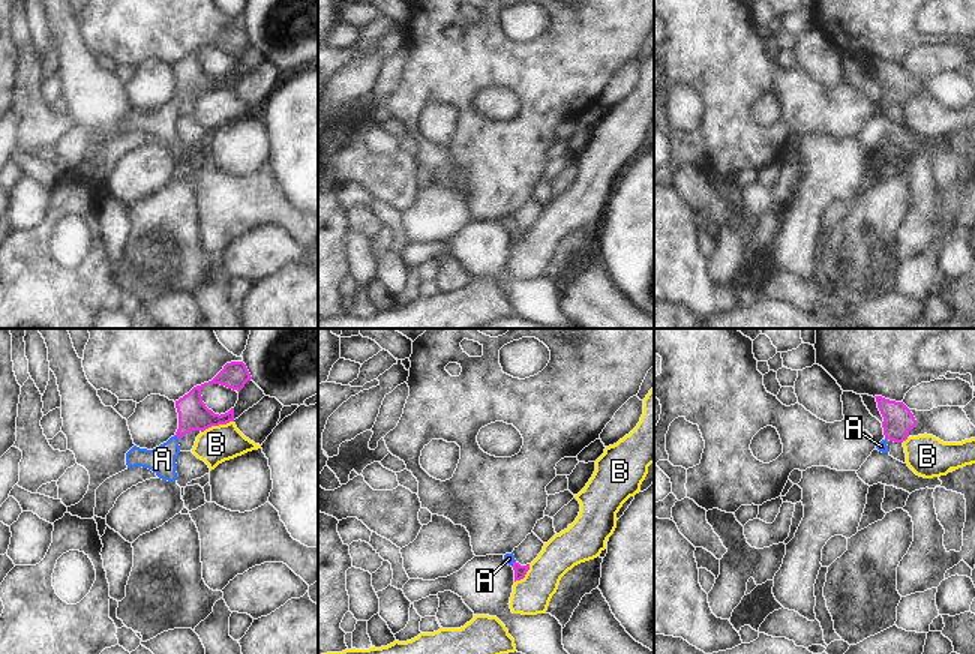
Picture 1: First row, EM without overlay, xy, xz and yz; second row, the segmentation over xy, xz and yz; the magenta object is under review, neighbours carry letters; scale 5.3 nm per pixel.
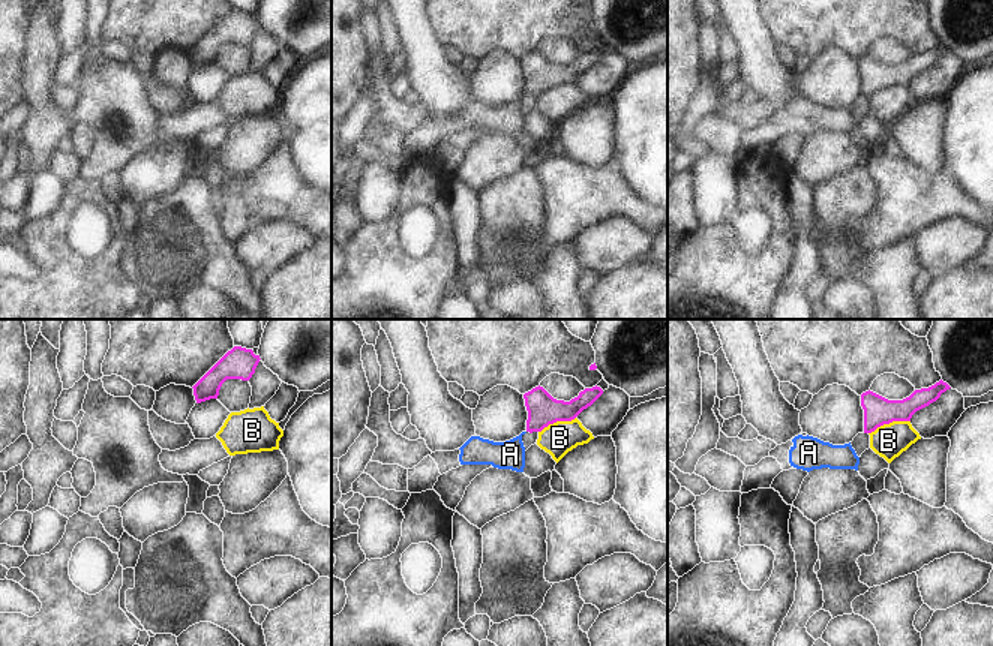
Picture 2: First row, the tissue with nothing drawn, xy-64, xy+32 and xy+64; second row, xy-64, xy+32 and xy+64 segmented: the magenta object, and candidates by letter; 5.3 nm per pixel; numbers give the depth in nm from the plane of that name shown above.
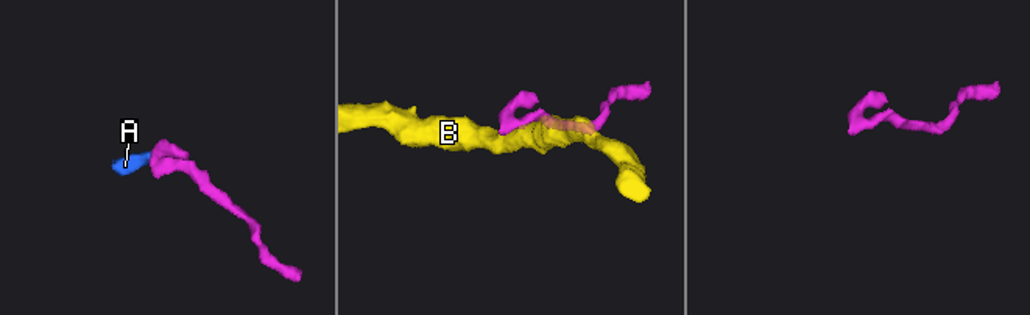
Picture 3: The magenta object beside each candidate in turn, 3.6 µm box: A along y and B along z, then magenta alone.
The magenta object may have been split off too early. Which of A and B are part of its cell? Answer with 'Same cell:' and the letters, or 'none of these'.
Same cell: A

